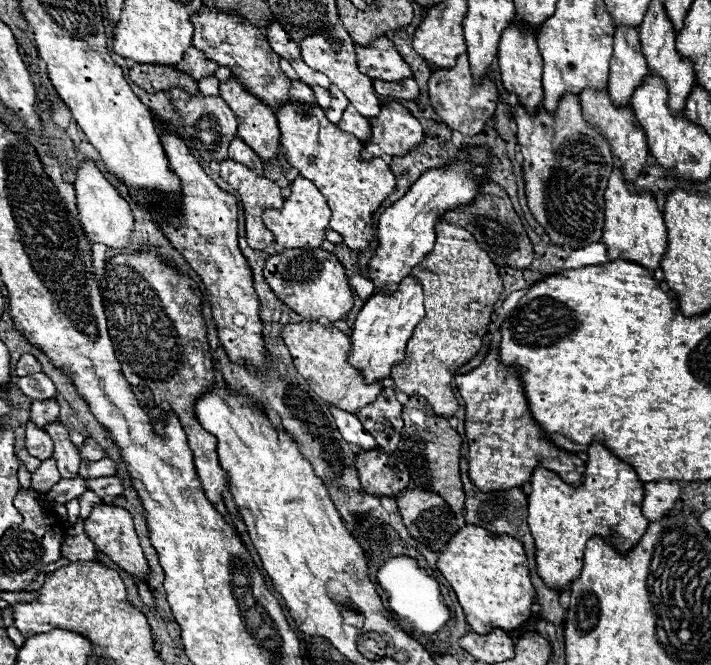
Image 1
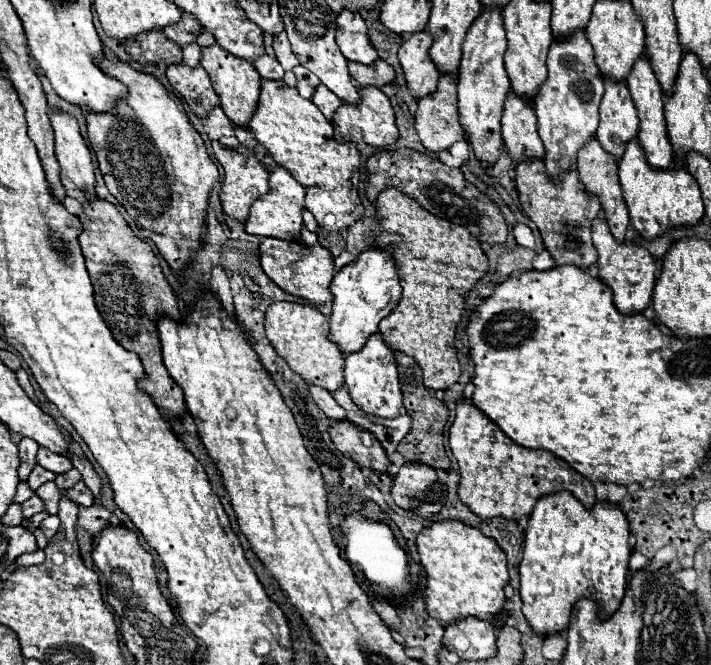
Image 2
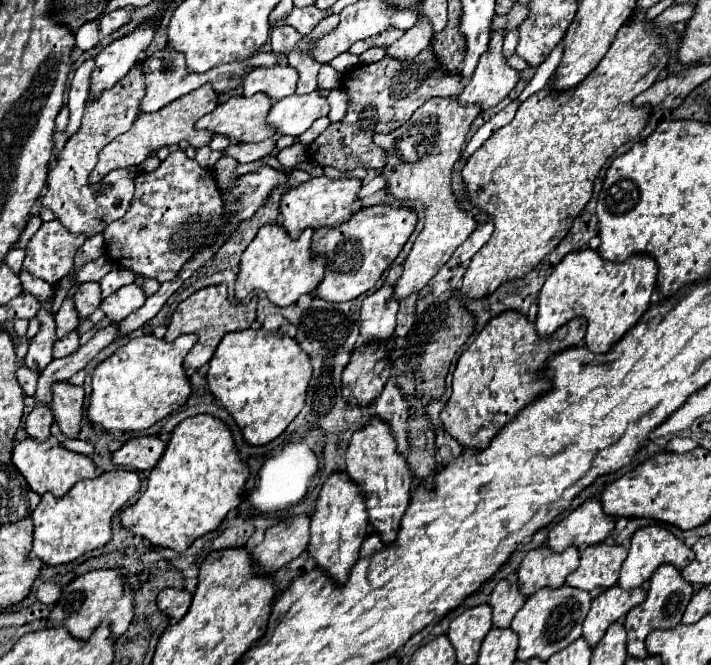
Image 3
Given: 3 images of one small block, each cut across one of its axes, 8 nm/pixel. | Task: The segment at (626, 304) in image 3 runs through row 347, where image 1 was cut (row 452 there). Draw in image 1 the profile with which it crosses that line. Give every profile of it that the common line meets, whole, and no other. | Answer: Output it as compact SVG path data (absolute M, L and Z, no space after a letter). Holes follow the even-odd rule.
M592 442L588 446L588 460L586 460L586 472L584 482L580 486L566 484L560 476L556 476L552 470L546 470L542 464L536 466L532 472L532 492L528 496L528 526L536 540L536 564L538 574L550 588L564 590L570 586L570 582L576 580L576 574L582 570L582 558L586 542L592 536L604 536L616 550L624 552L630 550L646 532L648 518L642 514L642 500L644 500L644 482L638 480L636 470L616 458L606 446L600 442Z

